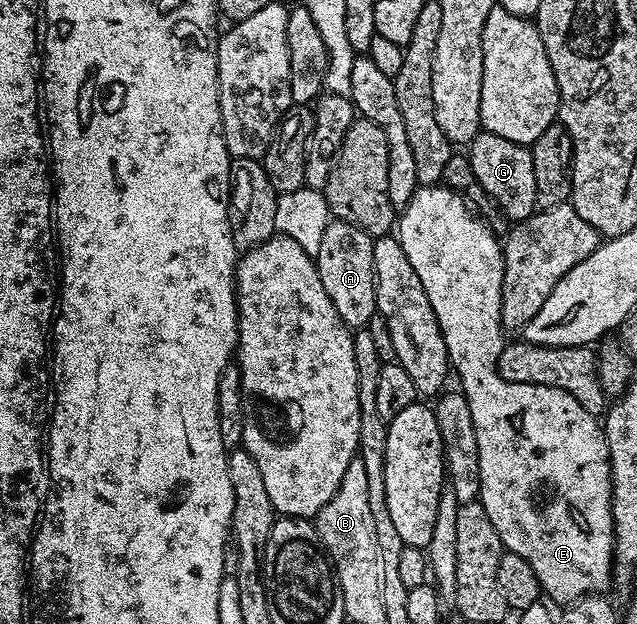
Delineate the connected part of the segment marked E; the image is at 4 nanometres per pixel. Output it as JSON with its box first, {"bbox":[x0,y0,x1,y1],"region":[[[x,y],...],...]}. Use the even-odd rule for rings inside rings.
{"bbox":[397,184,613,604],"region":[[[436,184],[434,186],[419,186],[411,197],[411,202],[398,215],[397,237],[401,248],[405,248],[405,256],[409,256],[409,264],[413,264],[413,272],[421,280],[421,288],[425,288],[425,296],[429,296],[429,304],[433,304],[433,312],[439,321],[439,327],[445,340],[445,348],[449,359],[449,366],[454,373],[458,374],[461,383],[461,392],[467,397],[469,412],[473,420],[473,428],[477,432],[477,448],[479,449],[479,463],[481,464],[481,488],[479,489],[478,501],[482,502],[485,512],[489,512],[489,520],[493,520],[493,528],[497,528],[497,536],[501,536],[504,551],[521,556],[533,572],[537,572],[539,589],[544,595],[552,598],[550,601],[570,604],[587,594],[598,594],[606,591],[606,586],[613,582],[613,550],[605,550],[605,556],[587,556],[589,550],[585,546],[583,536],[591,534],[599,520],[599,510],[605,510],[605,506],[611,506],[611,461],[609,460],[609,448],[603,435],[600,419],[594,414],[587,414],[585,408],[579,404],[576,398],[571,398],[569,392],[564,390],[549,390],[540,388],[533,384],[513,384],[507,382],[495,370],[497,357],[497,345],[495,341],[501,335],[499,321],[499,305],[501,304],[501,284],[503,283],[503,248],[500,239],[491,235],[491,230],[479,218],[471,215],[469,207],[463,203],[459,194],[446,190],[446,185]],[[538,486],[551,486],[557,490],[555,494],[556,518],[539,518],[539,512],[535,508],[535,492]]]}

